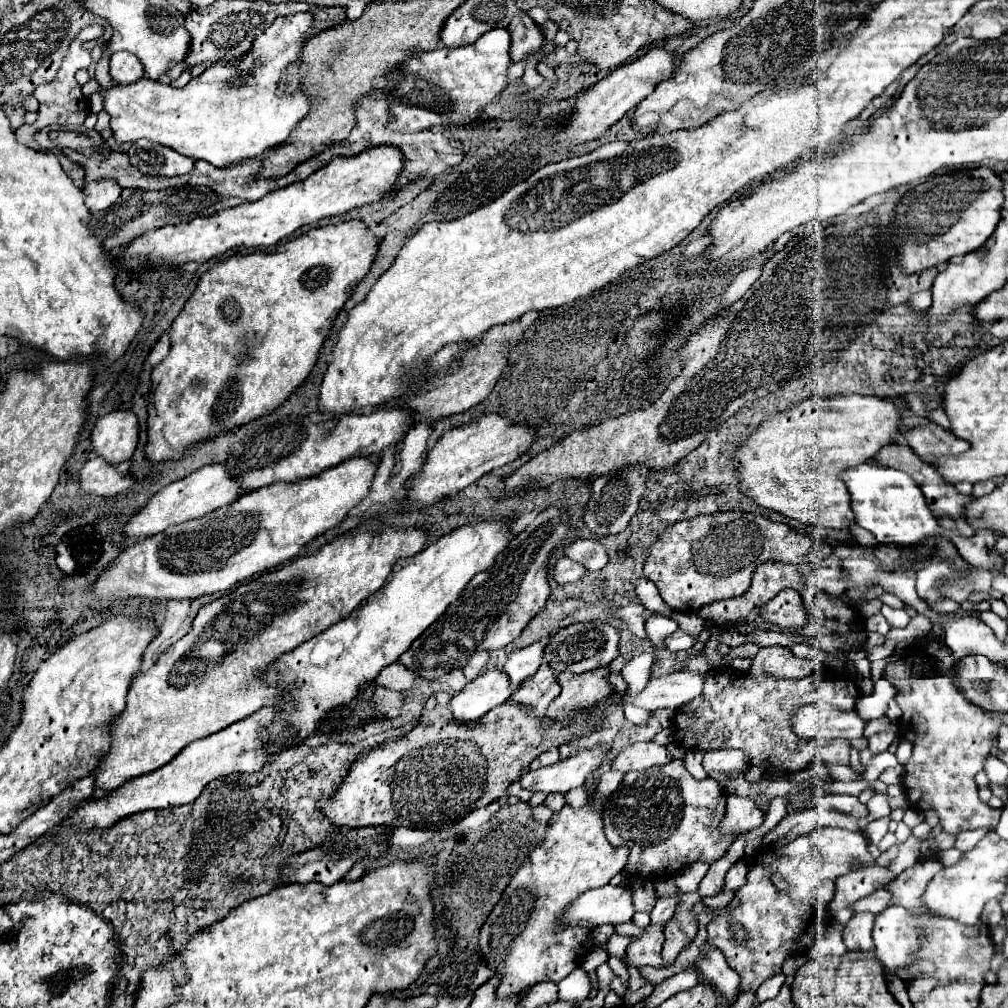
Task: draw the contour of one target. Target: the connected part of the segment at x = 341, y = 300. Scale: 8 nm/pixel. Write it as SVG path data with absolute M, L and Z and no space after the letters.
M354 218L312 228L282 244L278 252L234 254L210 268L200 278L184 310L172 322L170 354L152 372L154 392L148 408L148 460L178 460L186 446L248 424L278 408L312 372L334 318L350 298L352 288L368 274L376 252L376 236L362 220Z

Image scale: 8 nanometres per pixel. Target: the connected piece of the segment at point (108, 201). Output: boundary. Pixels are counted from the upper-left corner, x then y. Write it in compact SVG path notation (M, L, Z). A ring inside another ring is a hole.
M98 180L98 182L88 182L82 192L86 198L86 206L92 212L98 212L112 206L118 200L122 188L114 180Z

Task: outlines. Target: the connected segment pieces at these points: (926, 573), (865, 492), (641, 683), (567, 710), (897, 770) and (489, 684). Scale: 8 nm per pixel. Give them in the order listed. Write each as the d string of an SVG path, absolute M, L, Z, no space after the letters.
M944 562L926 564L916 574L916 592L928 604L934 604L942 598L952 598L958 604L966 602L972 592L990 592L992 590L992 572L974 568L968 574L954 572Z
M864 462L860 466L844 470L840 476L850 492L856 524L872 532L878 542L882 544L896 542L896 544L908 546L928 536L940 534L940 526L936 518L932 516L930 508L926 506L922 490L908 474L894 468L882 468L882 466Z
M638 654L634 656L622 670L622 678L628 682L628 692L636 694L646 686L646 680L650 680L650 670L654 664L654 656L652 654Z
M598 668L584 674L562 672L558 674L558 682L562 686L560 696L548 706L548 720L566 720L578 710L594 708L598 702L606 700L612 692L608 678L608 668Z
M900 764L895 767L886 769L879 777L879 779L886 785L898 785L902 783L904 774L904 767Z
M488 670L452 696L450 710L458 722L472 722L504 704L510 696L512 686L506 672Z

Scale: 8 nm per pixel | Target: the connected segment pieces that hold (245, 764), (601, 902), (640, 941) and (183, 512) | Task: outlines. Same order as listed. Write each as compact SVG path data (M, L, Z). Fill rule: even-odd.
M264 706L262 710L246 716L242 722L234 722L226 730L220 730L218 734L212 734L204 740L196 740L190 746L186 746L170 764L162 766L156 772L150 772L146 776L132 778L124 782L120 788L112 790L110 794L96 798L90 798L86 806L78 806L70 818L62 826L70 826L74 832L90 832L90 830L104 830L114 826L114 822L132 816L136 812L144 810L156 810L156 808L172 808L172 806L182 806L190 804L198 798L202 788L212 782L214 778L232 774L232 772L256 772L260 770L268 758L270 752L266 750L260 728L268 726L274 716L274 706Z
M602 886L586 890L566 912L564 926L600 926L630 922L634 914L632 892L622 886Z
M650 924L640 938L632 938L626 950L626 966L656 966L660 968L660 952L664 944L664 926L654 926Z
M222 464L204 466L204 468L188 474L186 478L176 480L176 482L164 486L160 492L156 492L150 498L150 502L124 524L122 534L128 538L154 536L154 534L166 530L168 526L182 524L182 522L194 520L194 518L202 518L202 516L218 510L220 506L234 502L240 496L240 492L242 492L240 484L226 474L226 468Z

